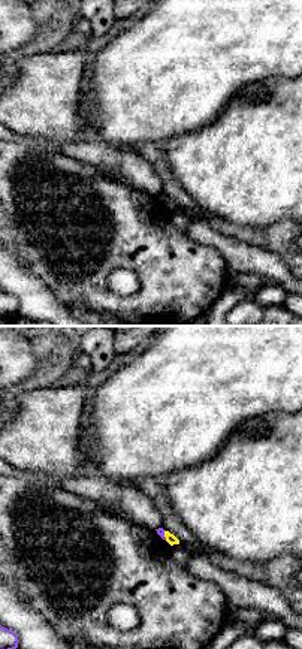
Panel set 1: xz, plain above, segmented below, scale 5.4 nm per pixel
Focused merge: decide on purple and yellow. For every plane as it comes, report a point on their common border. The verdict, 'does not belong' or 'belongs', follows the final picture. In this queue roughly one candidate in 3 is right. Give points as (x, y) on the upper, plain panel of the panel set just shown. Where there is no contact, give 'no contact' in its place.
(163, 201)

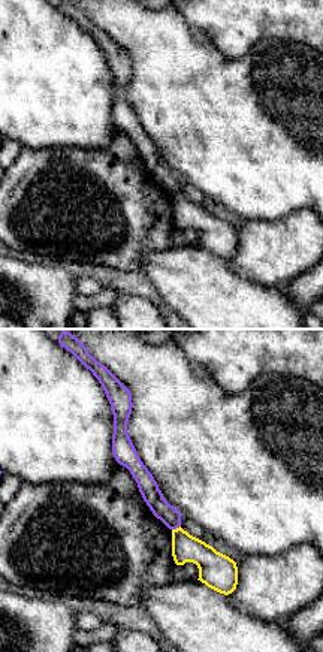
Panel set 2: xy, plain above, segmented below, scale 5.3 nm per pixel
(175, 193)

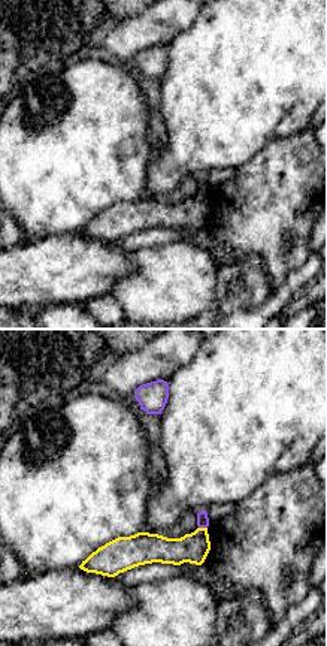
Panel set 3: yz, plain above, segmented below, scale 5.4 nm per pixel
(203, 192)

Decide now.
does not belong

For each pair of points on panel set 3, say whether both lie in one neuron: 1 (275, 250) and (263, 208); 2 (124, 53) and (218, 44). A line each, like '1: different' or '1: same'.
1: same
2: different

